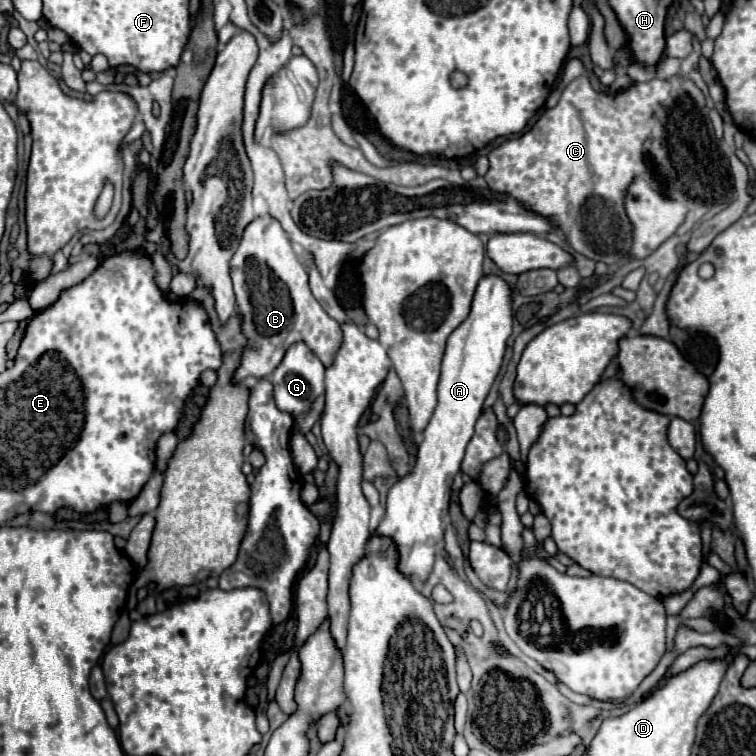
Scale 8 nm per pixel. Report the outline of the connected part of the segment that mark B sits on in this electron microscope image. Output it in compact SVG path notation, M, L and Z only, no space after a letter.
M275 217L253 219L241 237L239 249L231 257L231 281L237 297L237 317L241 317L241 331L247 339L239 367L231 381L241 383L247 377L267 377L283 359L291 343L303 341L325 363L331 363L335 347L339 347L339 323L331 319L317 303L307 285L307 271L297 259L287 233Z

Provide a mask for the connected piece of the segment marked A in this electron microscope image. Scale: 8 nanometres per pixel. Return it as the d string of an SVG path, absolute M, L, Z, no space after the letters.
M483 277L477 285L469 317L447 339L437 387L439 403L423 431L415 467L391 487L387 495L387 515L375 529L375 533L387 535L397 543L401 555L399 569L409 577L417 575L419 579L425 579L427 571L433 567L437 543L443 539L445 531L453 477L461 469L465 447L473 437L473 427L481 415L483 401L501 369L511 325L511 289L501 277Z

